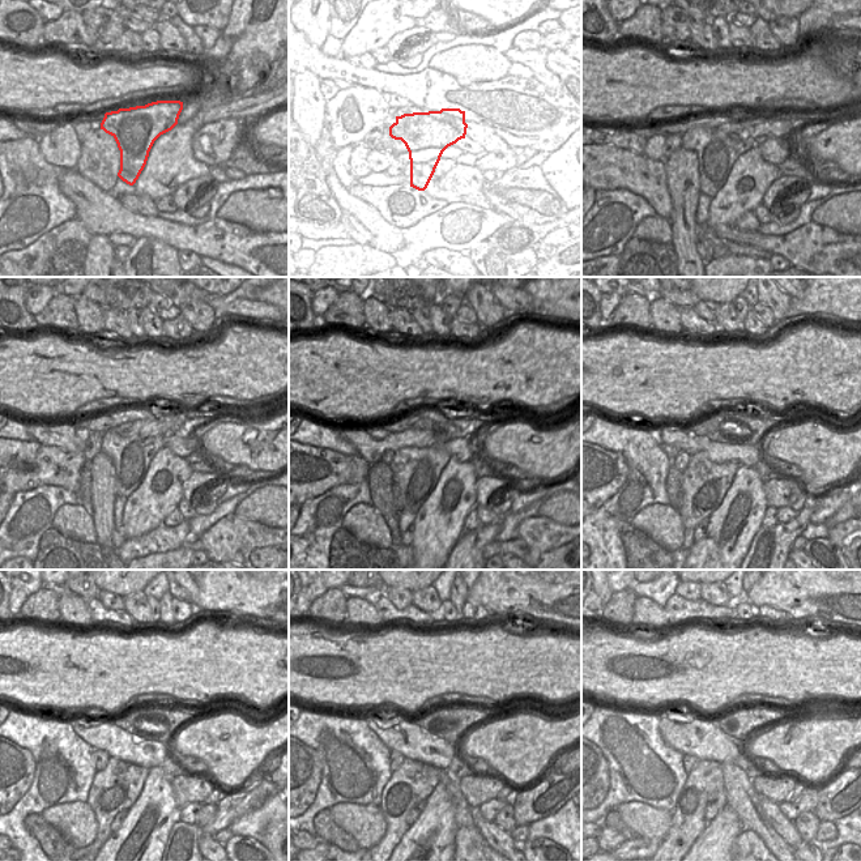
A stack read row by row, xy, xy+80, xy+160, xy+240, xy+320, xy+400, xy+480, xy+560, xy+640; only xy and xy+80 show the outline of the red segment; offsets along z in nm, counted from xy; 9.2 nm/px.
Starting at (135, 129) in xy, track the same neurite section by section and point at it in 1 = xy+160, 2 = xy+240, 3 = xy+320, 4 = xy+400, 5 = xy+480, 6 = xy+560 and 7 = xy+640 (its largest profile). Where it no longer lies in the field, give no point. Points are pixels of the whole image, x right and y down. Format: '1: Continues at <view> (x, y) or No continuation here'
1: Continues at xy+160 (716, 150)
2: Continues at xy+240 (131, 456)
3: Continues at xy+320 (416, 471)
4: Continues at xy+400 (704, 484)
5: Continues at xy+480 (116, 787)
6: Continues at xy+560 (413, 781)
7: Continues at xy+640 (689, 815).

